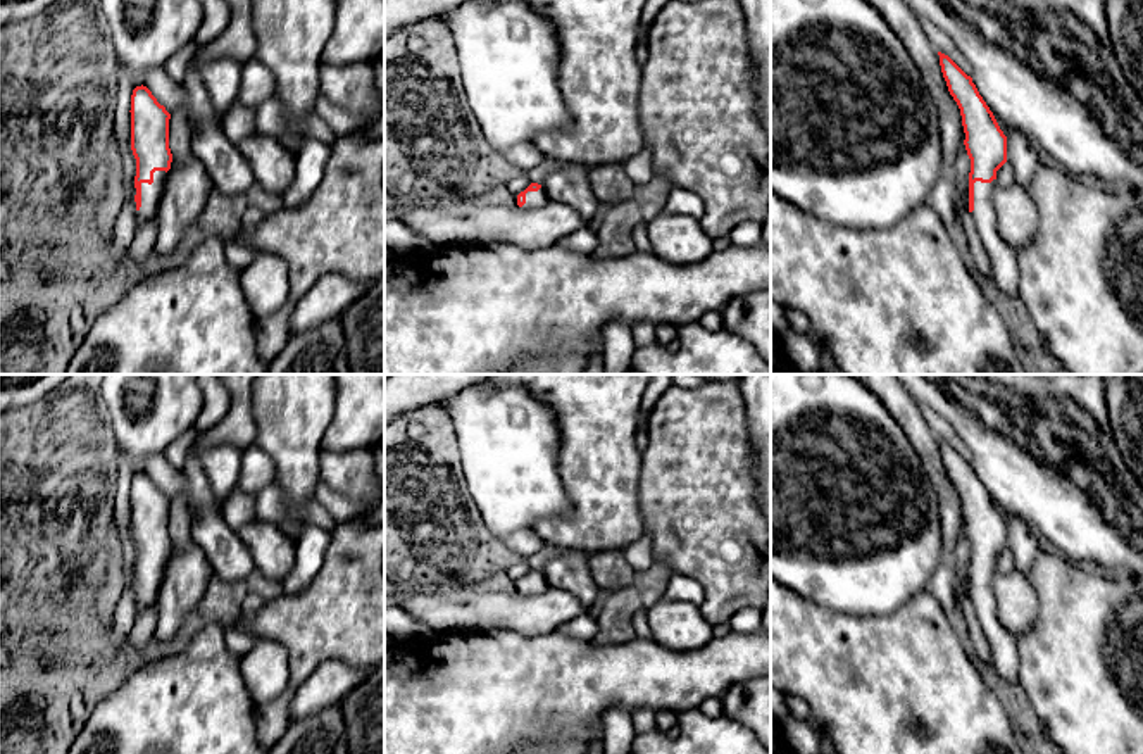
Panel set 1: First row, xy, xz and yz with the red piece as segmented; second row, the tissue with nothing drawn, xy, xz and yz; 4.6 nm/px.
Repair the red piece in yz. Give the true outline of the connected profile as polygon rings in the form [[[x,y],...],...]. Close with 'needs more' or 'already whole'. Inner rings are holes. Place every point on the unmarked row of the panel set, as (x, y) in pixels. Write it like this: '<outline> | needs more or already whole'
[[[938,438],[948,478],[957,488],[965,519],[965,537],[971,545],[969,599],[991,649],[996,673],[1019,683],[1017,640],[998,623],[991,580],[996,573],[996,557],[1007,549],[1007,523],[993,499],[979,481],[972,464],[948,442]]] | needs more

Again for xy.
[[[147,473],[131,481],[131,537],[136,545],[136,613],[157,602],[172,540],[169,535],[171,500]]] | needs more

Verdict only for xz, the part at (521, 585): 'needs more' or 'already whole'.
needs more

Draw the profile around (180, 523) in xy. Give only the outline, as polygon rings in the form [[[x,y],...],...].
[[[181,497],[172,499],[169,506],[169,535],[172,545],[181,552],[193,545],[191,521],[184,500]]]

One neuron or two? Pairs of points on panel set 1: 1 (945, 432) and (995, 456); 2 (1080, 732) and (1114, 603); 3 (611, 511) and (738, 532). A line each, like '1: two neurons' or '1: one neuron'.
1: two neurons
2: one neuron
3: two neurons

